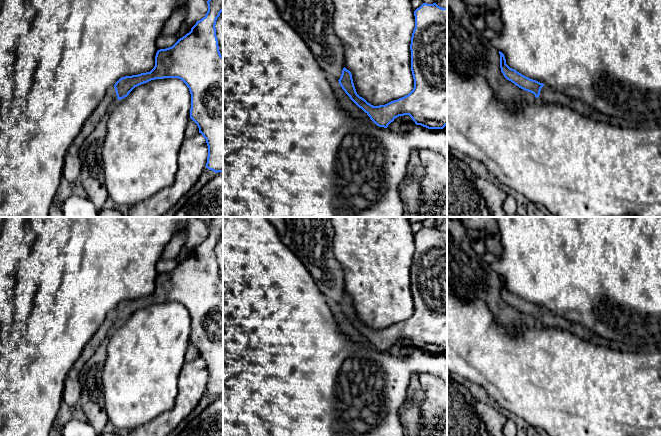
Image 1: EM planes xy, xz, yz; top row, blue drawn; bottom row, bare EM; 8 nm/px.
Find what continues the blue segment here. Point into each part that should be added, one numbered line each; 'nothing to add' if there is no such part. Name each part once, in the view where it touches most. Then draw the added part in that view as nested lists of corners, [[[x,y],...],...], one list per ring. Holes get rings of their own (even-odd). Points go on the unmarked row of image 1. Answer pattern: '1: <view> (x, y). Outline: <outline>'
nothing to add

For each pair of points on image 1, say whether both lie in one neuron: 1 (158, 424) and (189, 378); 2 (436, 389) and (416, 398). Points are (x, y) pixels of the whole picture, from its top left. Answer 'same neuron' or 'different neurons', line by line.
1: same neuron
2: different neurons

